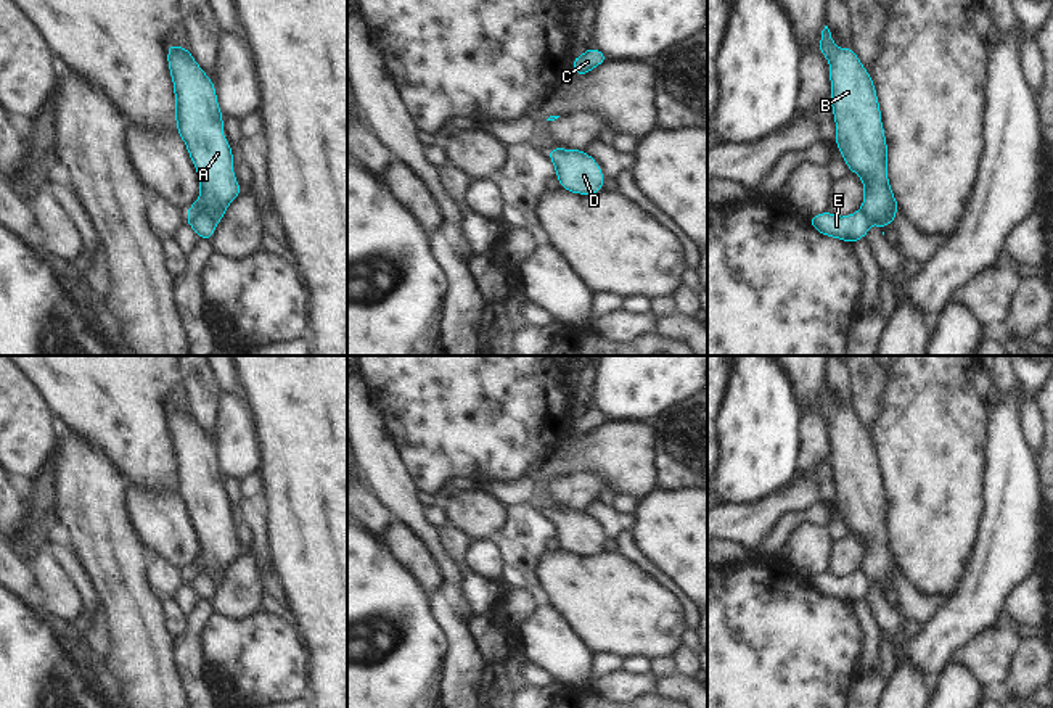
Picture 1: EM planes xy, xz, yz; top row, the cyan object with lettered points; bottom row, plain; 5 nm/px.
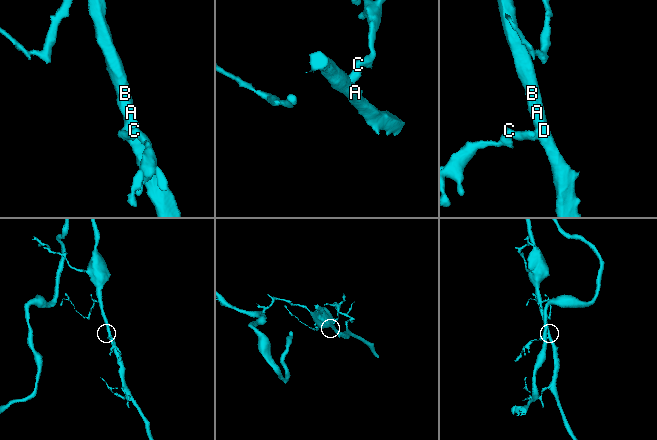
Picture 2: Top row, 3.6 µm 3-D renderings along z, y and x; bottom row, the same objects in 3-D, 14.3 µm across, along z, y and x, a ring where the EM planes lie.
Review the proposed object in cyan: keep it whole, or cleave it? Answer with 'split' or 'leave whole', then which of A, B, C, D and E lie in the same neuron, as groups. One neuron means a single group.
split; A B D / C E

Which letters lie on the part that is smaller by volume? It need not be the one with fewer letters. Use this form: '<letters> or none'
C, E

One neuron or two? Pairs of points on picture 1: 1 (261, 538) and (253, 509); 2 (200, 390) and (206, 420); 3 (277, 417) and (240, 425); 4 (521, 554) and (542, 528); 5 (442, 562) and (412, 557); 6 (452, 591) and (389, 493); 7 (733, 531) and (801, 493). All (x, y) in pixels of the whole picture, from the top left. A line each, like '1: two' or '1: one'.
1: one
2: one
3: two
4: one
5: two
6: one
7: one

